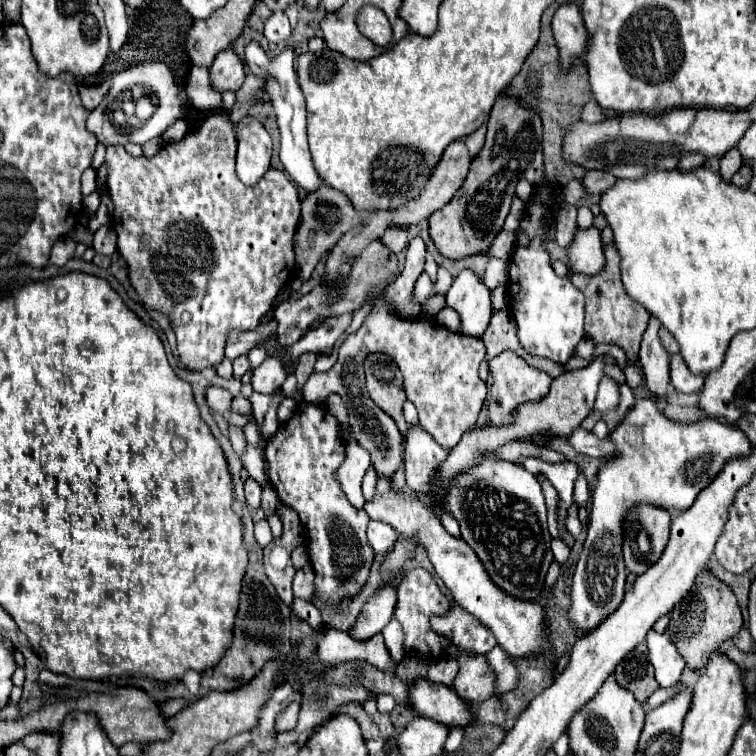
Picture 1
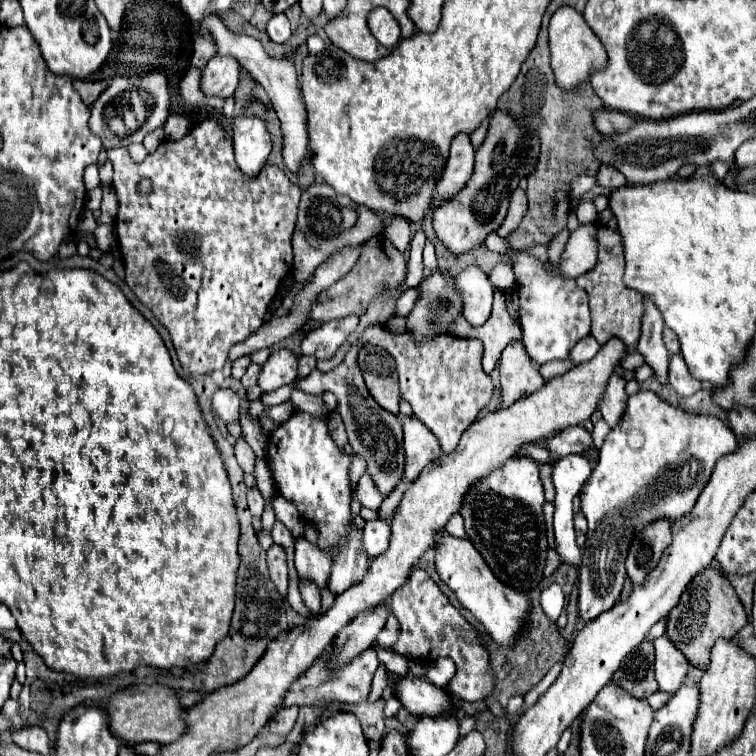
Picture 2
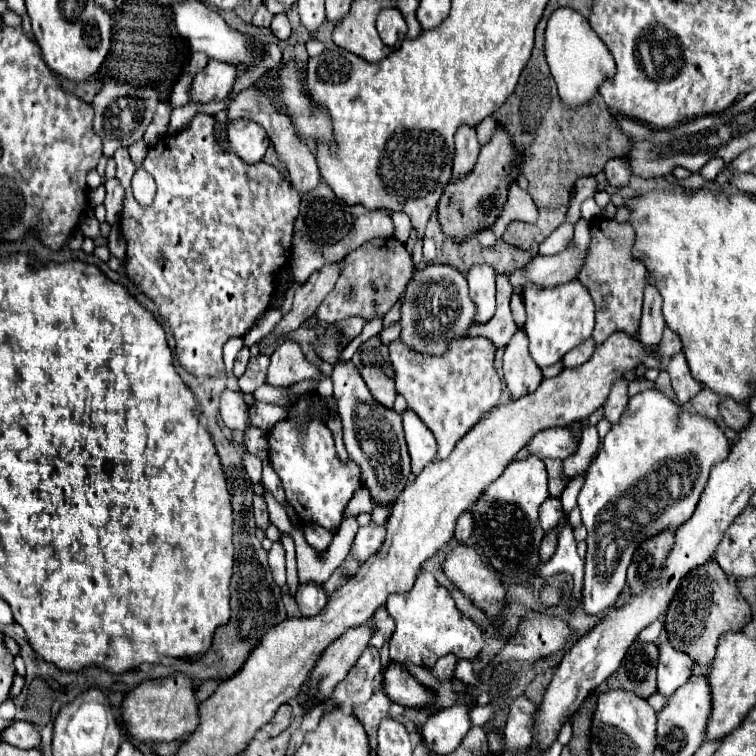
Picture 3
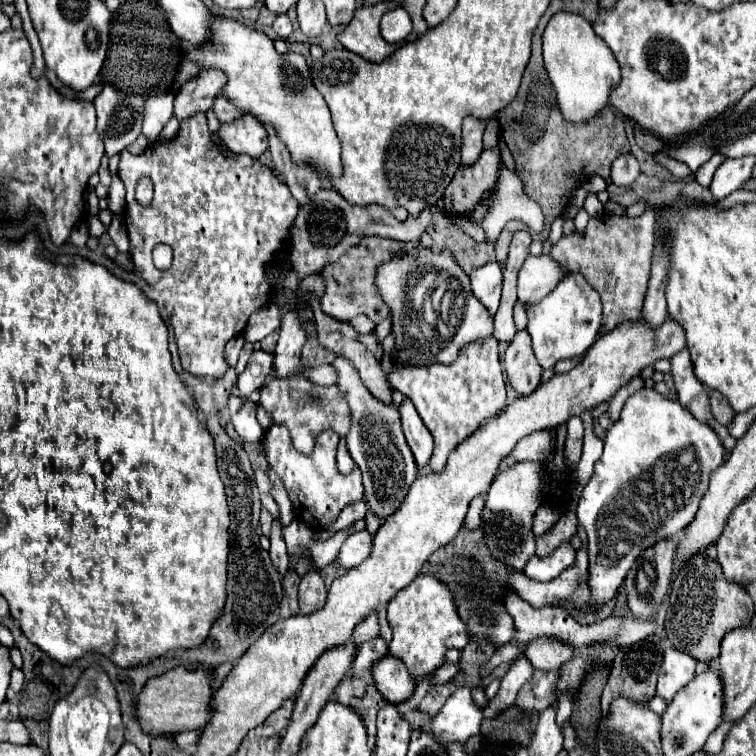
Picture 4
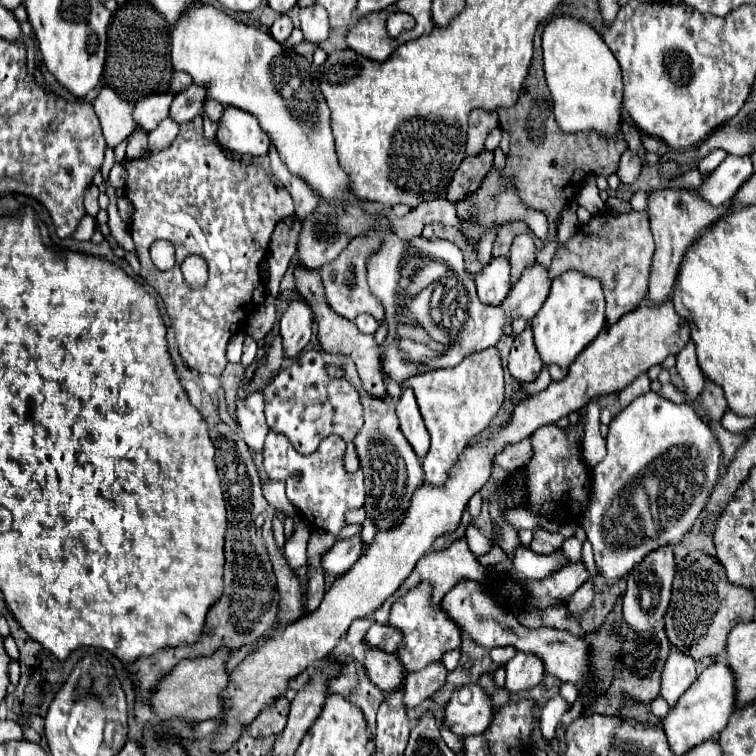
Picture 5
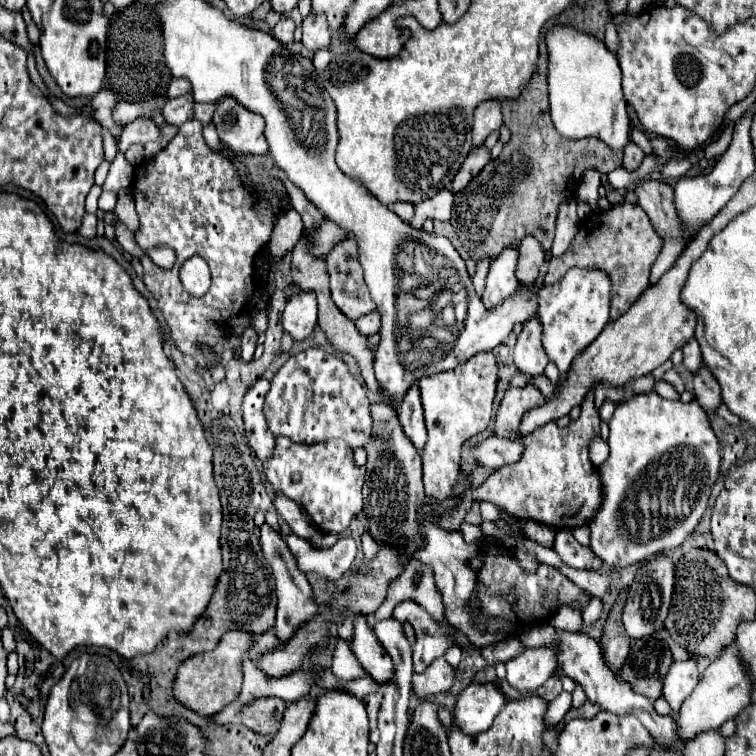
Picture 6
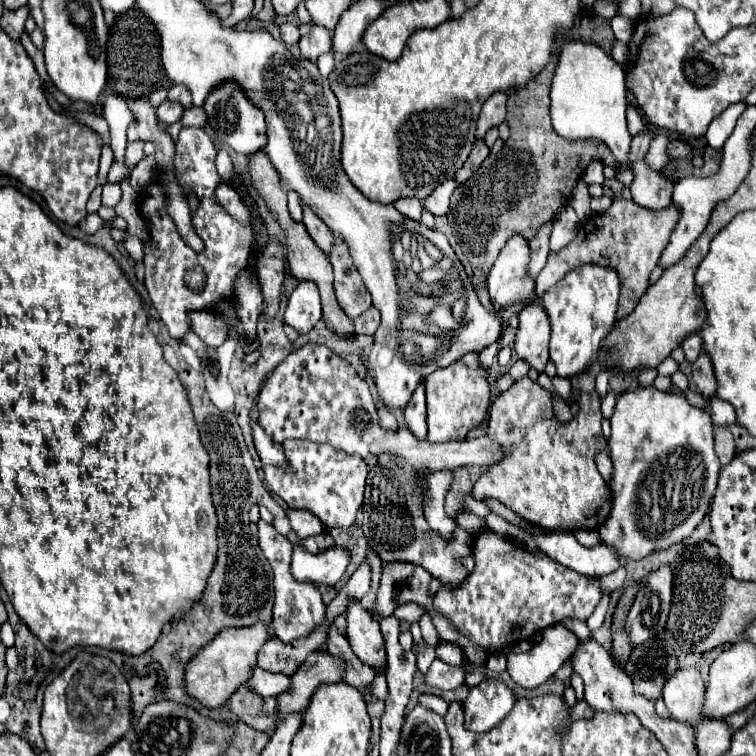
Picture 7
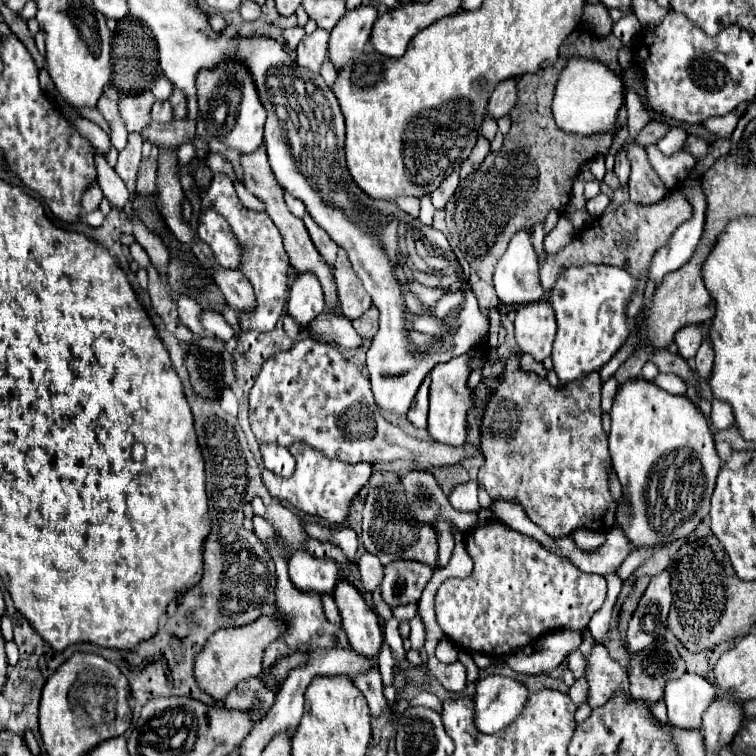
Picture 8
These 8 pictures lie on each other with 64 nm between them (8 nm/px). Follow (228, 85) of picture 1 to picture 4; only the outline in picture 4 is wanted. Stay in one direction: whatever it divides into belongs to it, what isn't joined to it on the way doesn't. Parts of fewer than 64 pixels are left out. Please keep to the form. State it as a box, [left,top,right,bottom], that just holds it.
[174,70,226,120]

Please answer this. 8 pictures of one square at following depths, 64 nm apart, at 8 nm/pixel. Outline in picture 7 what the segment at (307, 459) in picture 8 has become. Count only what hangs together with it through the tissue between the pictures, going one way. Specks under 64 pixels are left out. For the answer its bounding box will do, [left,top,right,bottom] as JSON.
[264,440,370,530]

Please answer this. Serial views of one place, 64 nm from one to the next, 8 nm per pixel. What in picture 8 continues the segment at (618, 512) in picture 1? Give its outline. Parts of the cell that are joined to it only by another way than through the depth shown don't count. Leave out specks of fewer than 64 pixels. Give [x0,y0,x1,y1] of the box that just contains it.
[608,378,720,548]

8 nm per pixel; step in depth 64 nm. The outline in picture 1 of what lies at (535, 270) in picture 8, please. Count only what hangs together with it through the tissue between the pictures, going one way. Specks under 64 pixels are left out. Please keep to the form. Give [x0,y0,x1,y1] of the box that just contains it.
[446,270,492,336]

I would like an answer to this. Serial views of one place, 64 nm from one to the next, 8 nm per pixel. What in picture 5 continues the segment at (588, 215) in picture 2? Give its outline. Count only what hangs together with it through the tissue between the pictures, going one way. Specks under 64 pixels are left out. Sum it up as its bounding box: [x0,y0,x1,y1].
[576,176,604,214]

